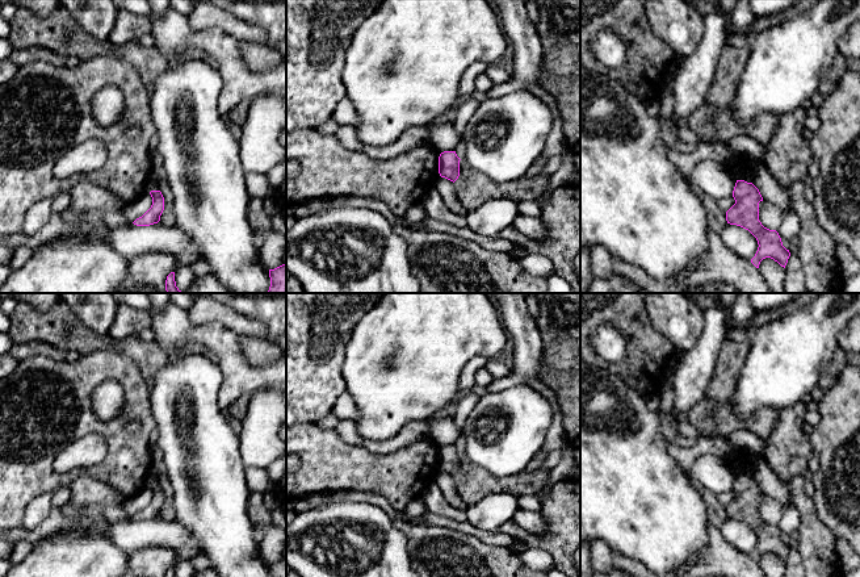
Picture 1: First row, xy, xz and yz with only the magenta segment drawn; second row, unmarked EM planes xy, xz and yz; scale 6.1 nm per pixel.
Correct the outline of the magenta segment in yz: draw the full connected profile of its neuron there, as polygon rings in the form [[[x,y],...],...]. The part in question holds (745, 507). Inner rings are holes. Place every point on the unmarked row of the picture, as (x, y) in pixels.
[[[737,474],[733,492],[735,498],[726,506],[726,515],[748,524],[756,532],[759,542],[751,557],[759,563],[763,553],[771,552],[785,563],[790,547],[783,540],[779,527],[759,515],[759,497],[763,496],[759,484],[752,477]]]

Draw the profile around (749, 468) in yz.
[[[743,450],[746,456],[746,463],[741,468],[734,468],[737,474],[744,474],[747,477],[754,477],[756,467],[756,456],[747,450]]]

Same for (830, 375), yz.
[[[838,348],[834,354],[834,360],[822,372],[819,382],[817,388],[811,392],[809,398],[819,404],[823,398],[823,394],[836,382],[846,364],[847,352],[844,352],[842,348]]]

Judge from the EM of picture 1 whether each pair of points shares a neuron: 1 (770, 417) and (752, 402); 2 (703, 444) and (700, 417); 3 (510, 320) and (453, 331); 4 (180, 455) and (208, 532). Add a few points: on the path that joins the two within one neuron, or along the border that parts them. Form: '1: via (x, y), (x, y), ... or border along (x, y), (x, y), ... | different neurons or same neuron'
1: border along (731, 404), (739, 418), (779, 410) | different neurons
2: border along (699, 435), (724, 437), (726, 439) | different neurons
3: border along (499, 314), (510, 341) | different neurons
4: via (200, 475), (208, 483), (208, 513) | same neuron

